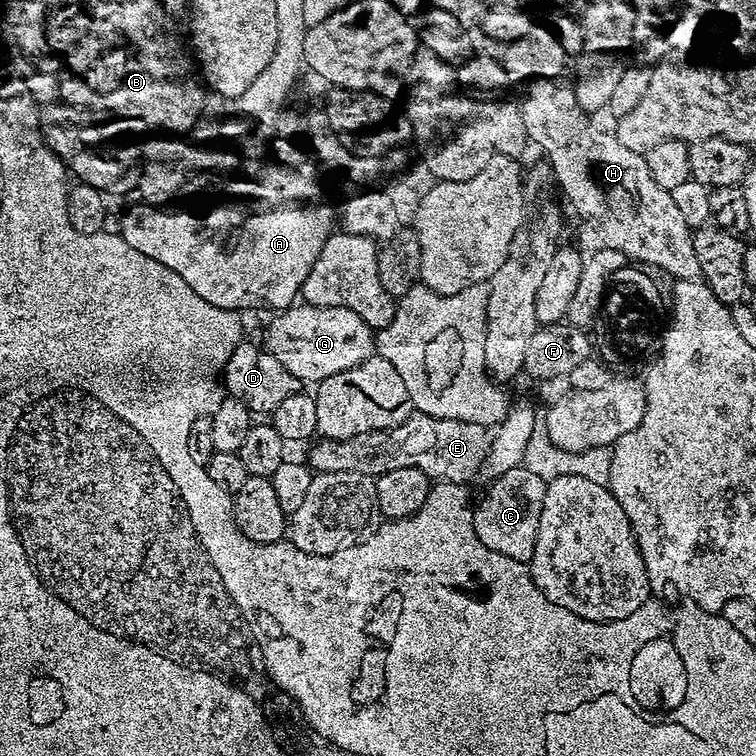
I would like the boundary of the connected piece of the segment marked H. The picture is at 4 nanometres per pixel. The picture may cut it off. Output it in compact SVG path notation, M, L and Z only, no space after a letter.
M534 80L527 85L524 97L518 100L522 122L526 126L526 134L533 145L544 151L543 159L552 167L552 174L558 188L564 191L572 208L592 227L599 243L606 248L622 250L622 254L632 262L641 265L653 264L672 275L673 281L698 280L700 267L694 255L692 245L693 229L686 226L682 213L674 206L671 192L662 190L654 178L650 178L650 170L646 170L646 162L641 153L622 146L611 131L603 132L595 124L593 117L578 106L578 100L571 87L563 88L556 80Z

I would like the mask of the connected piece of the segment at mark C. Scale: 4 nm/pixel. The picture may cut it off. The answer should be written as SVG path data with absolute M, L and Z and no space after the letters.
M522 466L507 470L500 478L483 489L484 497L475 501L472 508L472 525L474 534L478 534L478 542L490 550L498 550L498 554L506 554L506 558L514 558L527 564L534 554L534 542L538 538L538 518L542 518L542 502L546 498L546 482L538 478L538 474L526 470Z

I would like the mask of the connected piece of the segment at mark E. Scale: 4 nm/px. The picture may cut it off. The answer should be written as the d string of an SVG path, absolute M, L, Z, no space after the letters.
M412 410L396 428L359 432L345 440L317 439L317 444L308 452L306 463L313 473L353 472L373 478L386 474L386 470L414 466L422 470L429 481L467 485L491 450L492 435L482 424L431 416L427 410Z

